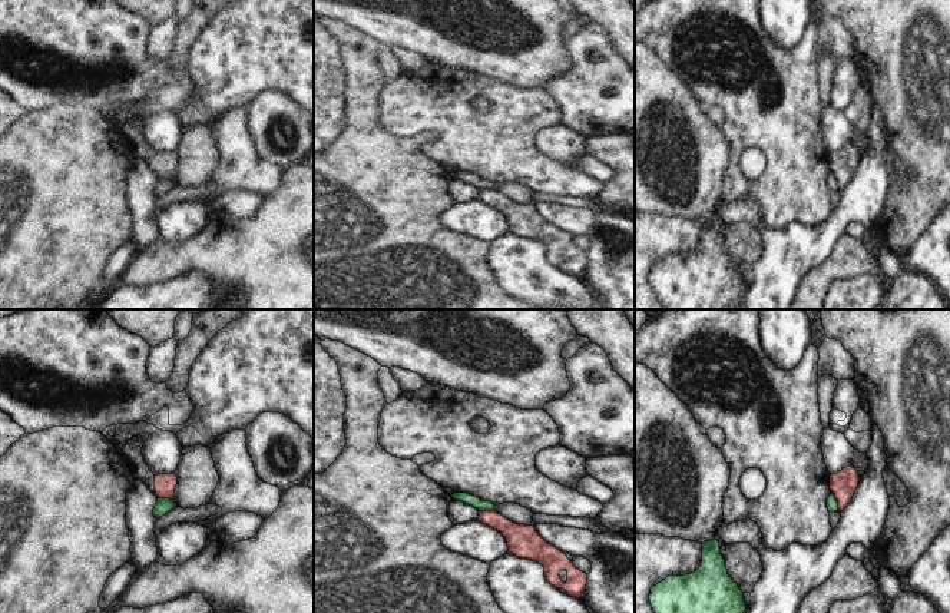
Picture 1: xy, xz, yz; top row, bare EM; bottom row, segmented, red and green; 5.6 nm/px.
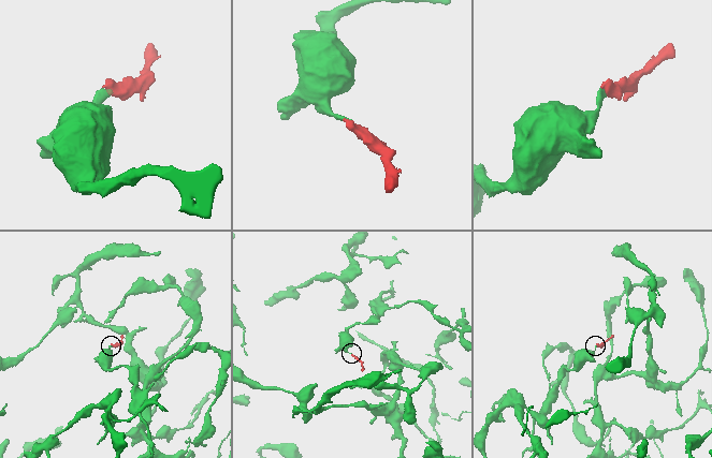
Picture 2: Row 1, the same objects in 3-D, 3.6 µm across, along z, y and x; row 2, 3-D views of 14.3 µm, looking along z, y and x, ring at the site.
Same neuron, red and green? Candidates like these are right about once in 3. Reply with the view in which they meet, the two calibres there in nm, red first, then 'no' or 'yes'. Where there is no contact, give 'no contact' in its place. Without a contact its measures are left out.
contact in yz; calibres 150 and 60 nm; no

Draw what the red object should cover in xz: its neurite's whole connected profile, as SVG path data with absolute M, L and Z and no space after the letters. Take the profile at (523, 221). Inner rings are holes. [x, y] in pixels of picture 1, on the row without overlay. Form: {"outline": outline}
{"outline": "M496 189L479 190L479 201L500 211L510 235L537 241L544 246L546 262L562 272L580 278L587 262L587 254L573 245L573 235L562 232L549 223L534 205L516 203Z"}

